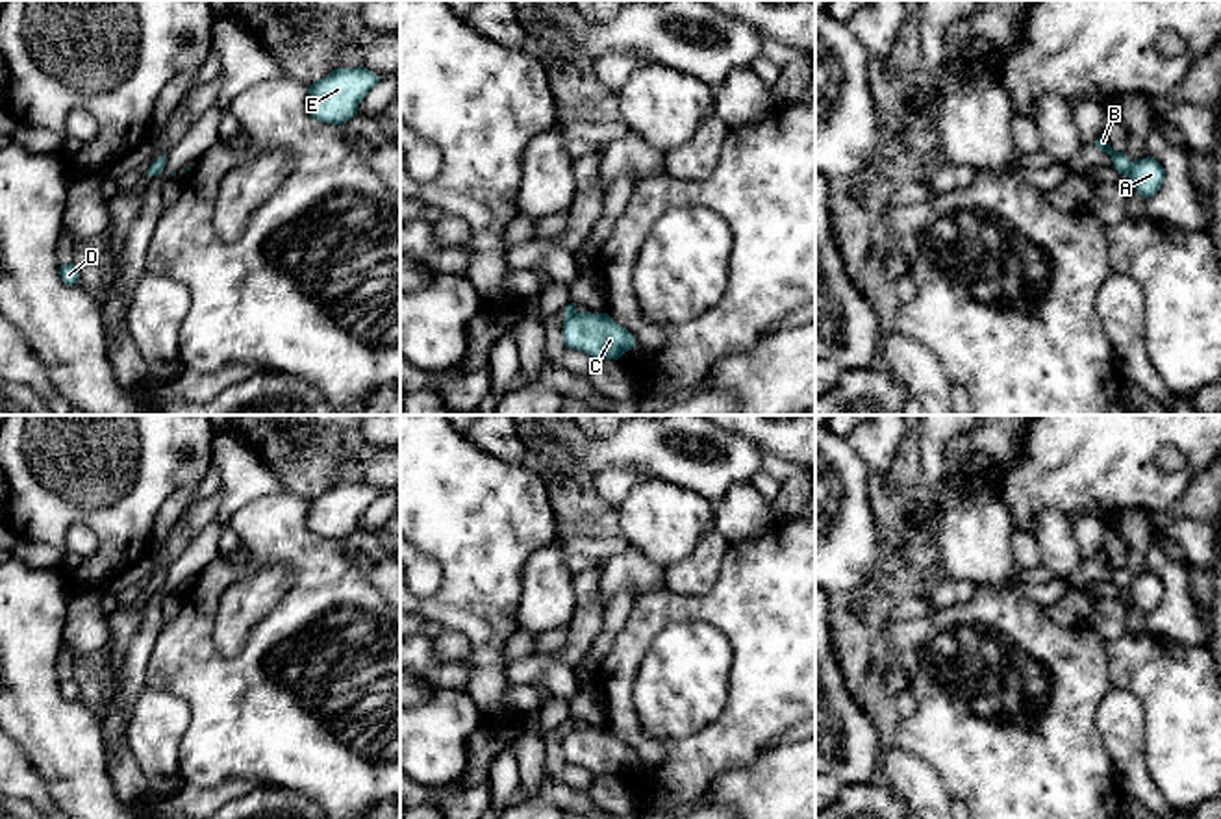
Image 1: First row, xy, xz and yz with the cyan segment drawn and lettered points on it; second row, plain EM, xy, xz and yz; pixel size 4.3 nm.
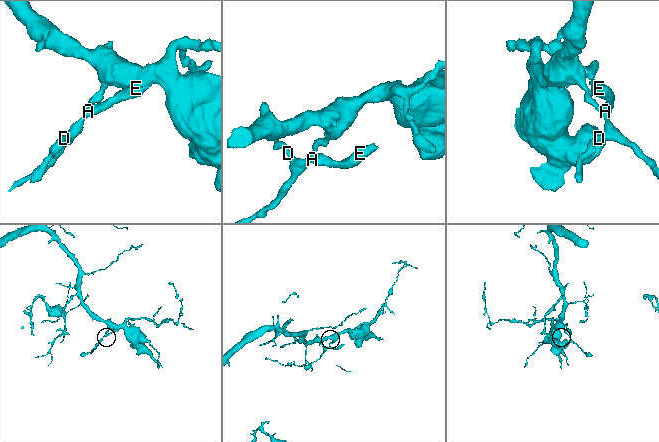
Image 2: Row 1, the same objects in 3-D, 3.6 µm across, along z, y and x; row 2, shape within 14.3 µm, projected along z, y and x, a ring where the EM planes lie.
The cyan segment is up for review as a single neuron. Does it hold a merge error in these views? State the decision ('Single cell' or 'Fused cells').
Fused cells

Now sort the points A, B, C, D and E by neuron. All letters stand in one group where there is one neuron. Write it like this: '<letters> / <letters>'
A C D E / B

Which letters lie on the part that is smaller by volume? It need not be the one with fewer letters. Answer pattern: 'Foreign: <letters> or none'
Foreign: A, C, D, E

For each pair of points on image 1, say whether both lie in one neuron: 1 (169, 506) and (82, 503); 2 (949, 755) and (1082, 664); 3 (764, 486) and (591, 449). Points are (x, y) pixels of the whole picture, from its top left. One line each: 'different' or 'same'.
1: different
2: same
3: different

